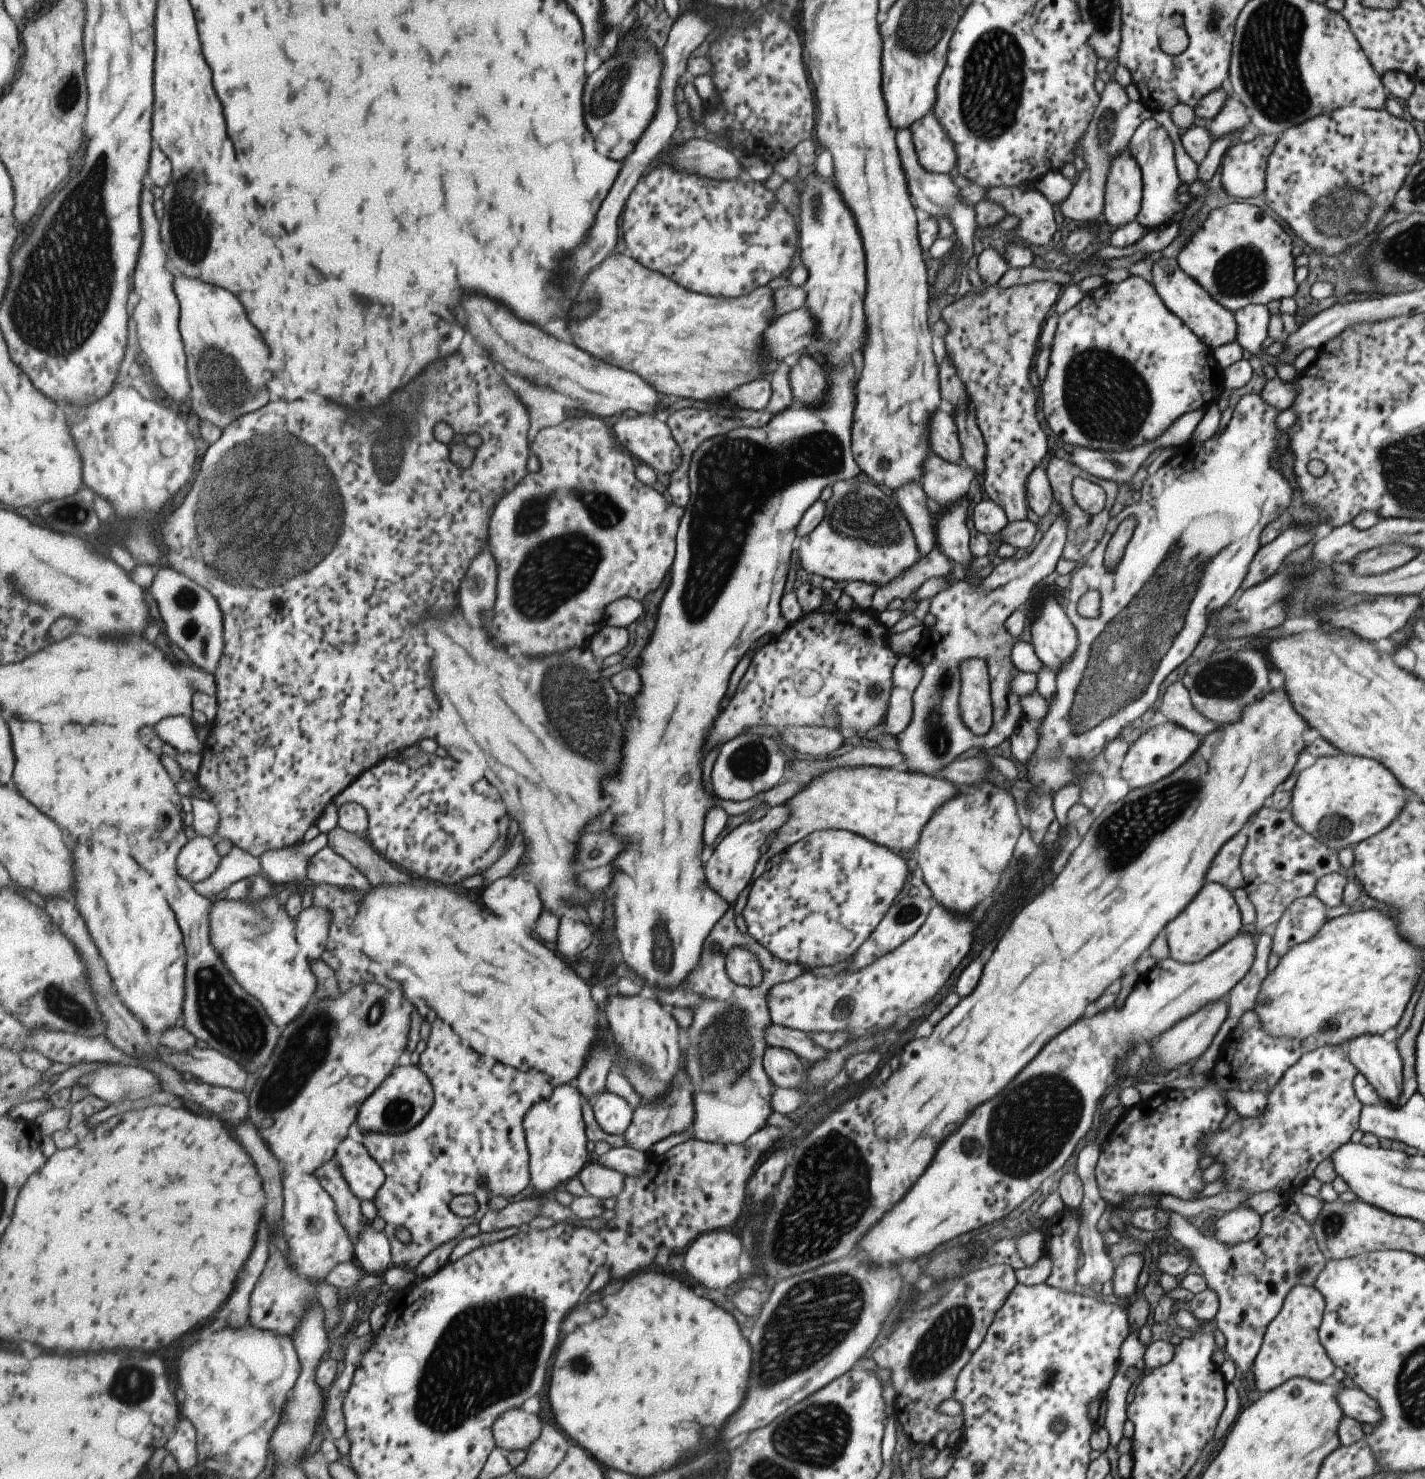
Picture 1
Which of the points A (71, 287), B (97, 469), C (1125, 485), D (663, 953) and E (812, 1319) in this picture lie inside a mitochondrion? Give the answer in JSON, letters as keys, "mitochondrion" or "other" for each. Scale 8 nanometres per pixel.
{"A":"mitochondrion","B":"other","C":"other","D":"mitochondrion","E":"mitochondrion"}

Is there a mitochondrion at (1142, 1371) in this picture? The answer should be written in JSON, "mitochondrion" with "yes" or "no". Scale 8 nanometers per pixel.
{"mitochondrion":"no"}

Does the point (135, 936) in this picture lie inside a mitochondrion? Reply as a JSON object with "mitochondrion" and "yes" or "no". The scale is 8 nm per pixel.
{"mitochondrion":"no"}

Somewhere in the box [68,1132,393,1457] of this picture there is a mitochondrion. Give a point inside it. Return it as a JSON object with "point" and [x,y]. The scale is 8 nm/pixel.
{"point":[134,1384]}

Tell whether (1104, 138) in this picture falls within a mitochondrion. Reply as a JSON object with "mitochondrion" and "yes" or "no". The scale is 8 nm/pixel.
{"mitochondrion":"yes"}

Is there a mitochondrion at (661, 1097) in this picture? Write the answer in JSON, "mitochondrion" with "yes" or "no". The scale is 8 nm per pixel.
{"mitochondrion":"no"}

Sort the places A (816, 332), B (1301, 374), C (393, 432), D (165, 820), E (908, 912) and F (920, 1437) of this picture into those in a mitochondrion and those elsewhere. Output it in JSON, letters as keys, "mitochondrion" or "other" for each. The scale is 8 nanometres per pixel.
{"A":"other","B":"other","C":"mitochondrion","D":"mitochondrion","E":"mitochondrion","F":"other"}

